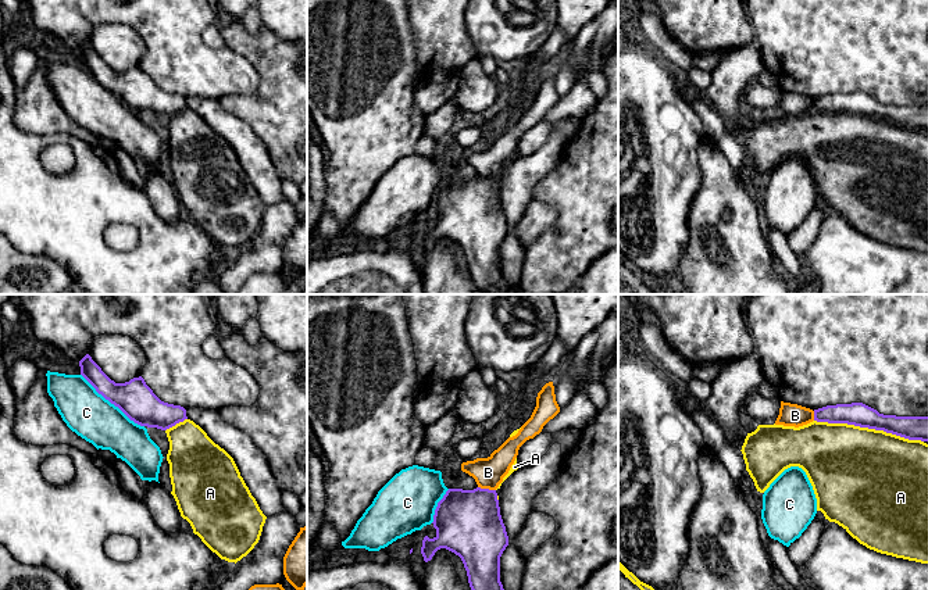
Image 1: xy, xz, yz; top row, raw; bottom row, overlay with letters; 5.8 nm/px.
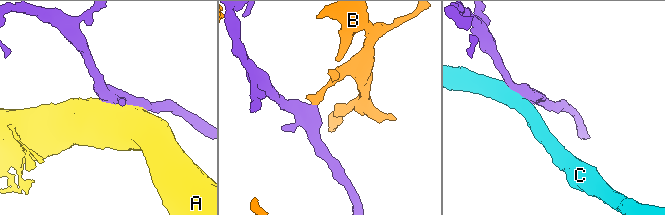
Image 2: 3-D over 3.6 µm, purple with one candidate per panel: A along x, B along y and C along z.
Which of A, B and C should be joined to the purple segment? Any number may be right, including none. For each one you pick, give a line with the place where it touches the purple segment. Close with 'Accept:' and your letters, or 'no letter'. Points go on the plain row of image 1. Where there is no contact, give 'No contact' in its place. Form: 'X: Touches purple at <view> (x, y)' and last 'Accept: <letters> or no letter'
Accept: no letter

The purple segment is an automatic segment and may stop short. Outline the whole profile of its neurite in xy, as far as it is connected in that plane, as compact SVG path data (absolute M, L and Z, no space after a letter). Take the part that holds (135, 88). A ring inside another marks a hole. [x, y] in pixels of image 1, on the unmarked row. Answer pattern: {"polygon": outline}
{"polygon": "M86 43L81 50L81 64L111 93L140 115L167 119L188 108L186 99L161 90L142 65L115 72Z"}

